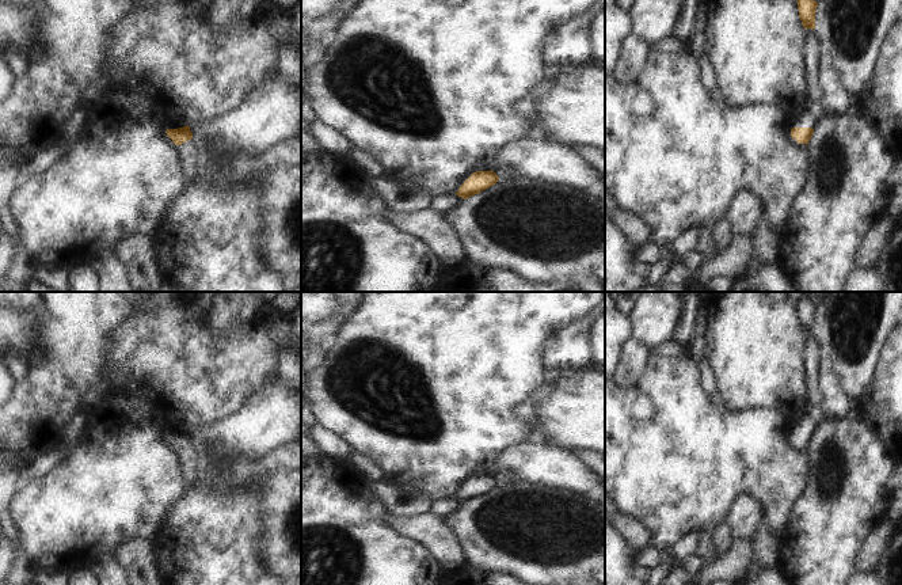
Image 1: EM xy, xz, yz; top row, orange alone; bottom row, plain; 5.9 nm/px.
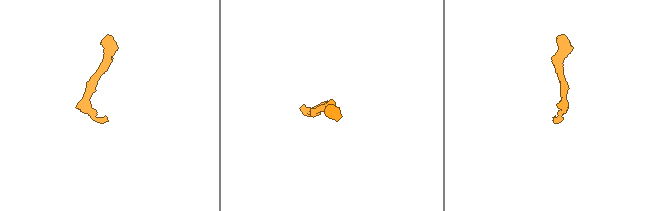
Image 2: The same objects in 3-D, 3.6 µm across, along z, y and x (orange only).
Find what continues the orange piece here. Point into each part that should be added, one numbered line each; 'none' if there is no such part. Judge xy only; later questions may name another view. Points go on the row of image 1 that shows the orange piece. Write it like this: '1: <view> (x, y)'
1: xy (190, 155)

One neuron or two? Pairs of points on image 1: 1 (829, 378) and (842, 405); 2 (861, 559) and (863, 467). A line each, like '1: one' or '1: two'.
1: one
2: two

